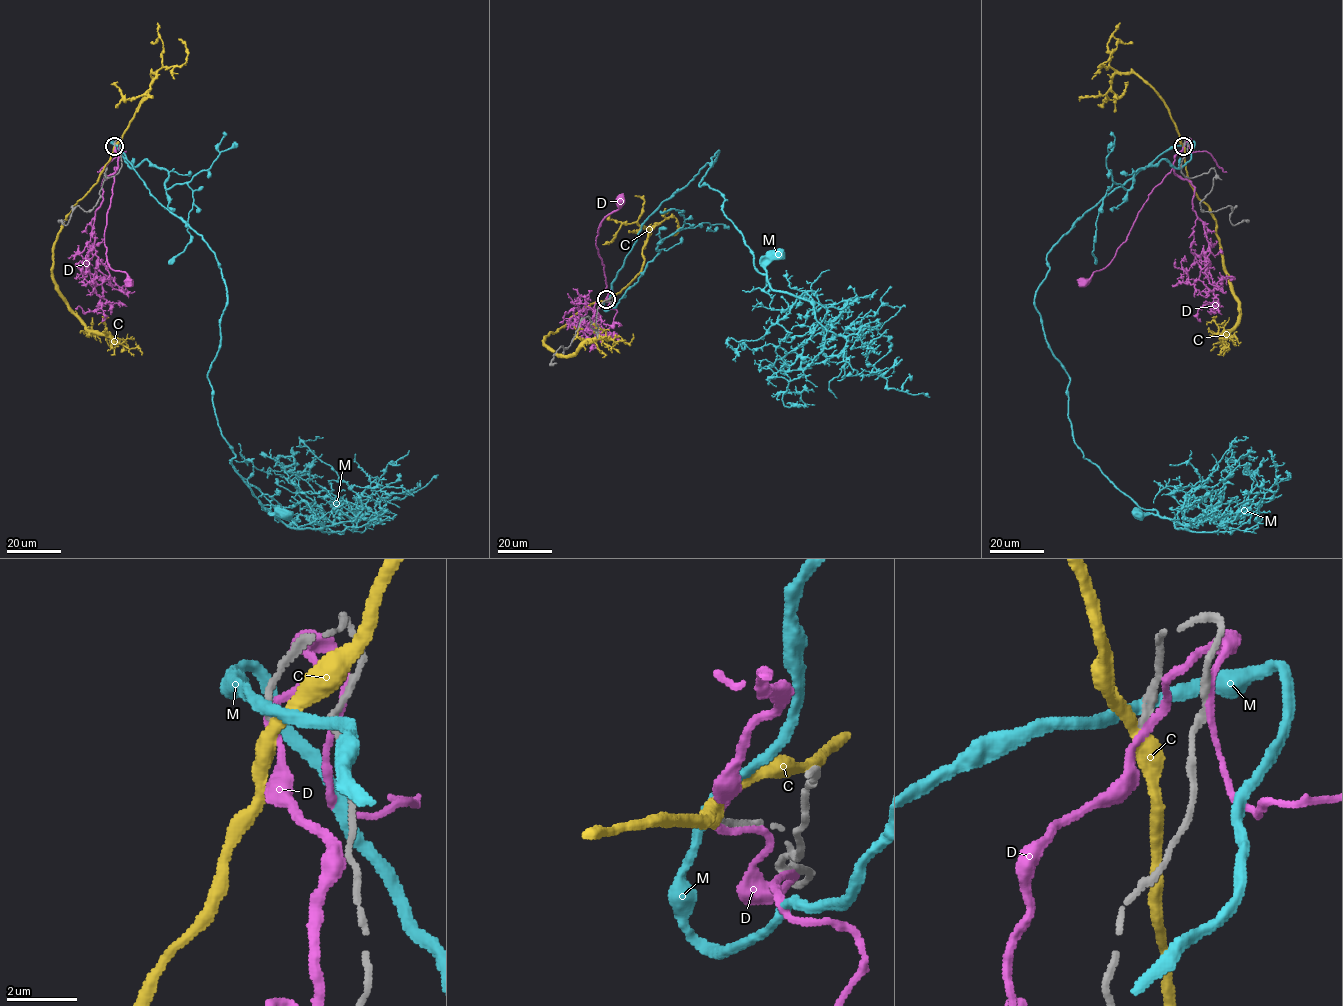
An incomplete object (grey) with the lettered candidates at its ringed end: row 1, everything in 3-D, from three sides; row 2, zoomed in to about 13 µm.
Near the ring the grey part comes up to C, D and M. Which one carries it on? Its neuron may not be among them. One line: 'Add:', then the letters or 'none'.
Add: none

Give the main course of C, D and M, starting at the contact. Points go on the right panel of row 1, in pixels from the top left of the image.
C: (1183, 145), (1188, 181), (1215, 220), (1222, 266), (1238, 303), (1238, 321), (1221, 336), (1227, 347), (1217, 354)
D: (1184, 145), (1175, 155), (1174, 167), (1149, 195), (1113, 259), (1083, 282)
M: (1184, 144), (1080, 217), (1047, 255), (1034, 299), (1070, 381), (1074, 442), (1141, 508), (1157, 512), (1138, 516)

